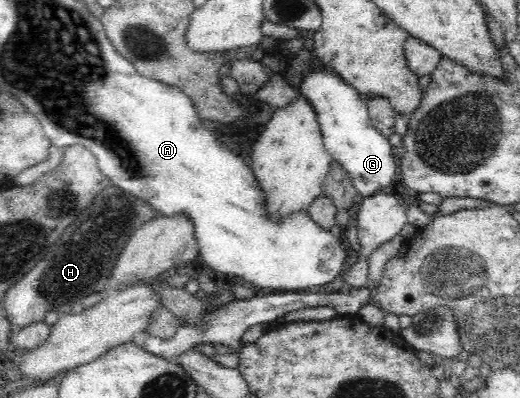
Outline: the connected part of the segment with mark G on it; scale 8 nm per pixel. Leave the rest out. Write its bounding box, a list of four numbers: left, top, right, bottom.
[296,65,395,198]

